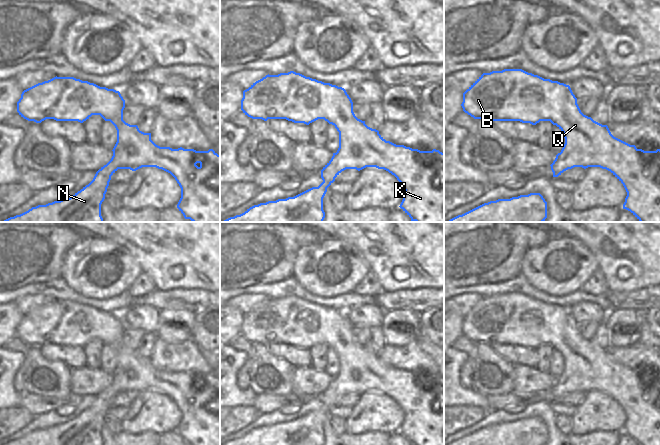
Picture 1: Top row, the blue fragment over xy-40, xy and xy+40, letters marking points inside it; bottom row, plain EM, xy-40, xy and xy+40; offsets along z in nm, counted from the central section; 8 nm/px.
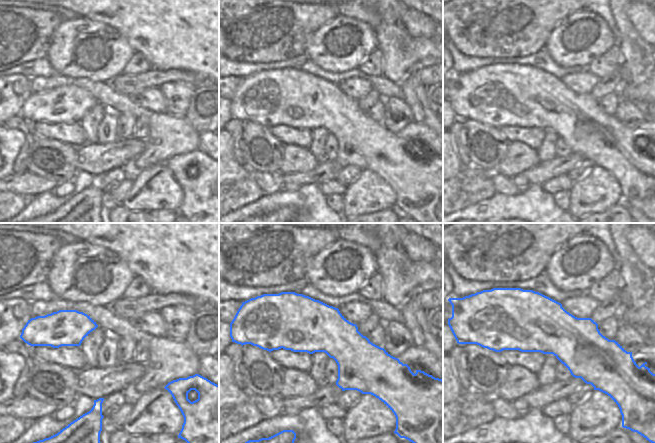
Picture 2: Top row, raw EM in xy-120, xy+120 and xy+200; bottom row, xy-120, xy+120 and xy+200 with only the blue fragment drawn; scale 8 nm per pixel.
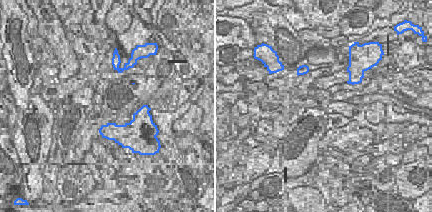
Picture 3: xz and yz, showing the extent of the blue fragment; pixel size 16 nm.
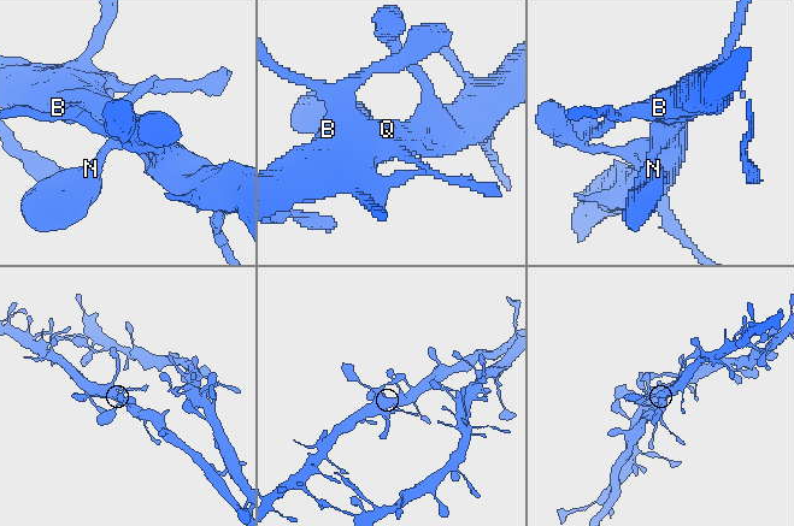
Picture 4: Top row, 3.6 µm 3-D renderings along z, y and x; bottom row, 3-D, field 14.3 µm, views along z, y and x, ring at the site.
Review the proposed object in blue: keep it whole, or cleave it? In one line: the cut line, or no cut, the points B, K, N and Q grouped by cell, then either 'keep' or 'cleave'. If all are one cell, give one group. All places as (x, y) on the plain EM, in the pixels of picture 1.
cut none; groups B K N Q; keep

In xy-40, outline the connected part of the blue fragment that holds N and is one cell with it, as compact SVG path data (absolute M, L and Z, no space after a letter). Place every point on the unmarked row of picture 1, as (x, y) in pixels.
M54 301L38 307L21 318L17 326L17 336L28 345L41 347L46 343L56 345L78 345L83 347L92 339L100 339L110 345L117 354L117 366L111 384L101 391L93 404L68 423L54 425L46 429L32 431L28 435L4 445L103 445L101 428L111 404L118 393L136 395L142 391L156 391L170 397L181 412L181 422L177 432L185 443L191 445L220 445L220 379L213 373L172 373L160 371L151 364L151 357L144 357L137 349L123 344L125 324L119 315L100 311L74 301Z

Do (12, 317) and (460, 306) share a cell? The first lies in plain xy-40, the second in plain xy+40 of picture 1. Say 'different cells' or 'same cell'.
different cells

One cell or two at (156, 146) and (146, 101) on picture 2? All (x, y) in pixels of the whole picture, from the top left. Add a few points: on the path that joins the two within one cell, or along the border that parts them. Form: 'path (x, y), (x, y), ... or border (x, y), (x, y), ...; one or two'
border (128, 96), (147, 109), (165, 112); two

